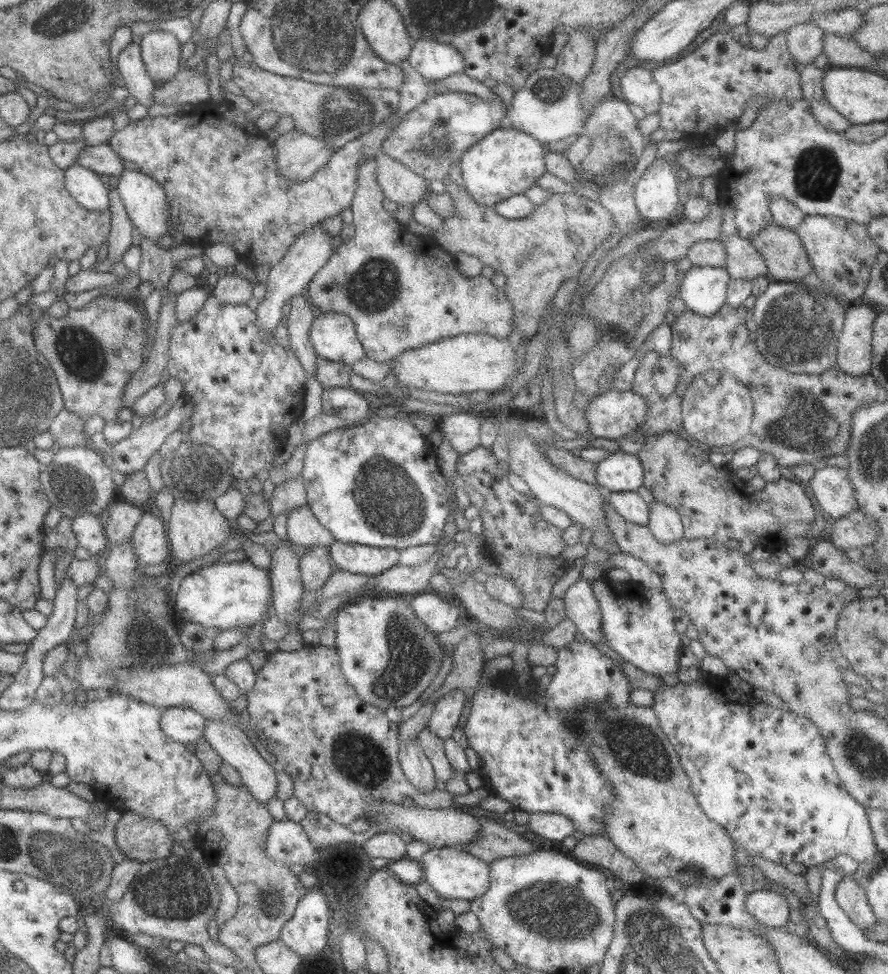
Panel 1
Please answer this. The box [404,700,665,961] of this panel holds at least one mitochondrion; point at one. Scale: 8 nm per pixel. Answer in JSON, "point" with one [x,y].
{"point":[545,910]}

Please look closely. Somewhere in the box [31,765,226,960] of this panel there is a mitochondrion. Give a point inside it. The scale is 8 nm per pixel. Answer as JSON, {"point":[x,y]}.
{"point":[181,891]}

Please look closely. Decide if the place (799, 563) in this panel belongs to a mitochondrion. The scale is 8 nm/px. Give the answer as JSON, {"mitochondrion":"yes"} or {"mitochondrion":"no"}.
{"mitochondrion":"no"}

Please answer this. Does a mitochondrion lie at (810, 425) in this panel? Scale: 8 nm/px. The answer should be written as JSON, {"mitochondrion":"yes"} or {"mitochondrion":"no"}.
{"mitochondrion":"yes"}

